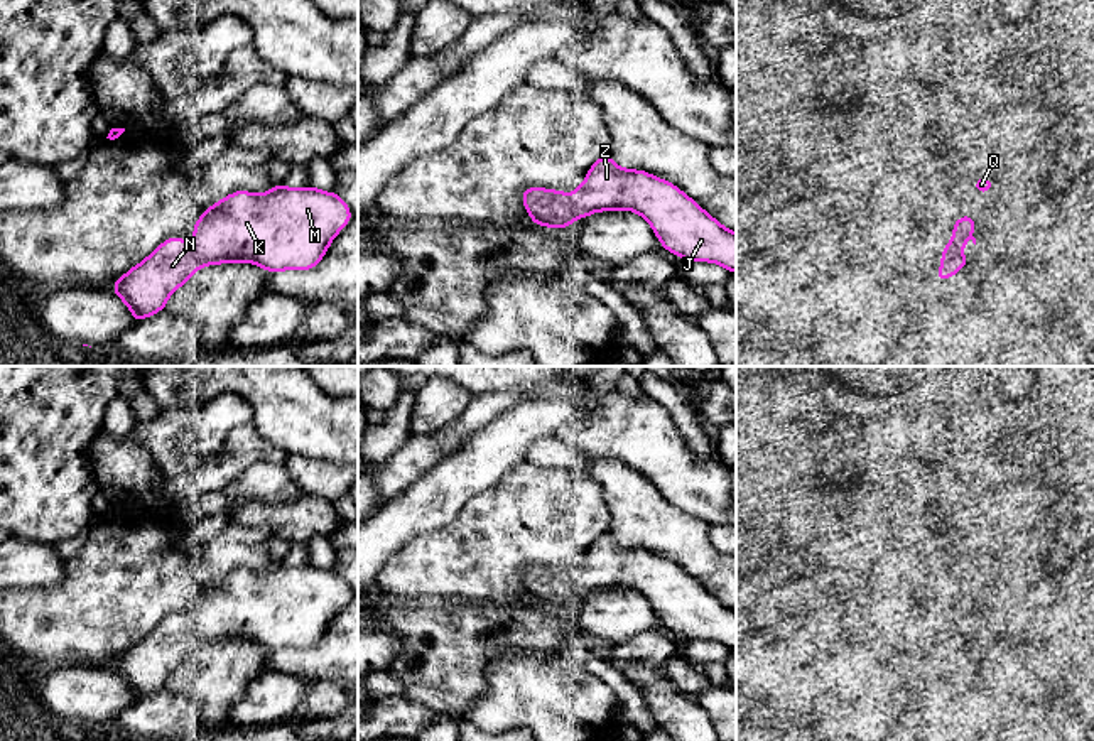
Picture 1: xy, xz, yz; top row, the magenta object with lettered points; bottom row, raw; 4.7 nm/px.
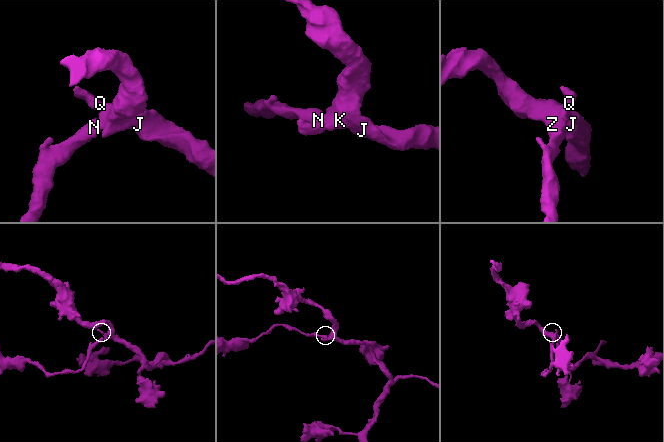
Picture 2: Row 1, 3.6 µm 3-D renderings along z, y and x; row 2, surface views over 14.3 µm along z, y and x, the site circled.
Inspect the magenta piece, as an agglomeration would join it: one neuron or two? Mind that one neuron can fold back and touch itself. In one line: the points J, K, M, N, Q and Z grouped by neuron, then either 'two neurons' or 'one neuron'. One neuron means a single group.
J K M N Q Z; one neuron

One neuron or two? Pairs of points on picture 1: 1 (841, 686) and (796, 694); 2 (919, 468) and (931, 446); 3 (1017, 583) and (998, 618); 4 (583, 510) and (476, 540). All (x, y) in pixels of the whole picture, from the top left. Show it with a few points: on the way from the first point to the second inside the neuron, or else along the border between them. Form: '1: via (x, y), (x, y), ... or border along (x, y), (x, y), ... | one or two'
1: border along (814, 652), (817, 696), (802, 718) | two
2: border along (902, 458), (920, 456), (934, 465) | two
3: via (1012, 591), (1005, 610) | one
4: via (556, 529), (503, 530) | one

